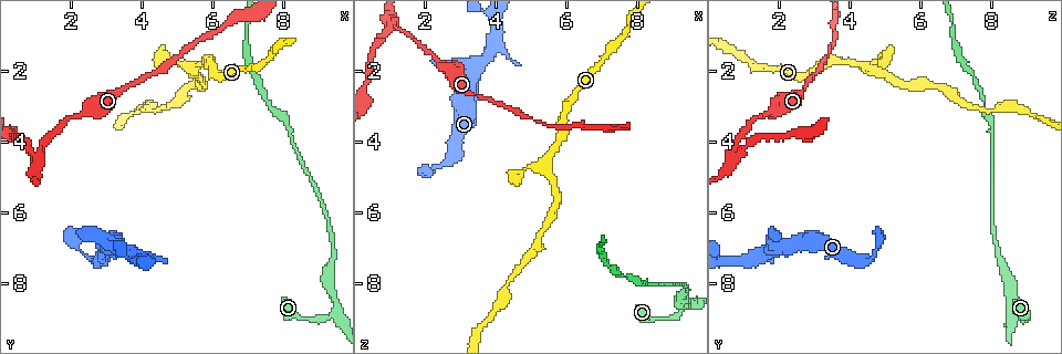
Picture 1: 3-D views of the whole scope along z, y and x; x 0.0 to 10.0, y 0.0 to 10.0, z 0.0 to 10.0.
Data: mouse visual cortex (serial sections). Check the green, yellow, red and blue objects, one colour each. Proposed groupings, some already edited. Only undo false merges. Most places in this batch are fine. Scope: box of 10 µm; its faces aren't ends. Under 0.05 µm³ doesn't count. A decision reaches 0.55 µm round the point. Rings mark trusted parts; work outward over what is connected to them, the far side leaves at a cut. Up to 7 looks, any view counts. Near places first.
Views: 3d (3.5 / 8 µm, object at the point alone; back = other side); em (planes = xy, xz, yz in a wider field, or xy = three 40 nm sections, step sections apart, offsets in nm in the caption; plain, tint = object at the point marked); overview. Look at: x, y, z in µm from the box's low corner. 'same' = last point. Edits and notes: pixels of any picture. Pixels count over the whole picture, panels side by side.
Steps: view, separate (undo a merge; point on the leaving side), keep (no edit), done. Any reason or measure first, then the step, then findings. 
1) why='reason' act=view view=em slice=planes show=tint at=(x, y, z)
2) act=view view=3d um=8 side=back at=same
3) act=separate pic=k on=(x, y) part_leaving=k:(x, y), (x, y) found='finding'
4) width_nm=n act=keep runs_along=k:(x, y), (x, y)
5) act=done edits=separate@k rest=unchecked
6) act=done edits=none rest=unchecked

why='thick turns thin' act=view view=3d um=3.5 at=(2.80, 7.35, 4.50)

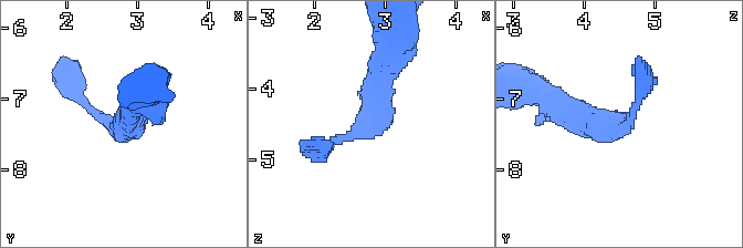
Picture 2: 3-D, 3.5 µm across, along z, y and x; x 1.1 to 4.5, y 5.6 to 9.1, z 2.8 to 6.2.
why='need the tissue' act=view view=em slice=xy step=3 show=tint at=(2.80, 7.40, 4.50)

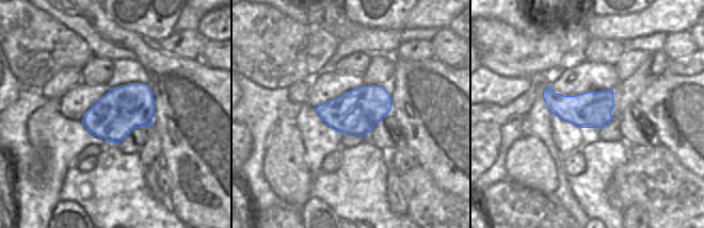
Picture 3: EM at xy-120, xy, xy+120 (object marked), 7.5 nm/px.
act=keep runs_along=2:(391, 53), (375, 121), (317, 150) found='continuous, no second cell'

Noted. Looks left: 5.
why='thick turns thin' act=view view=3d um=3.5 at=(4.05, 7.35, 0.65)

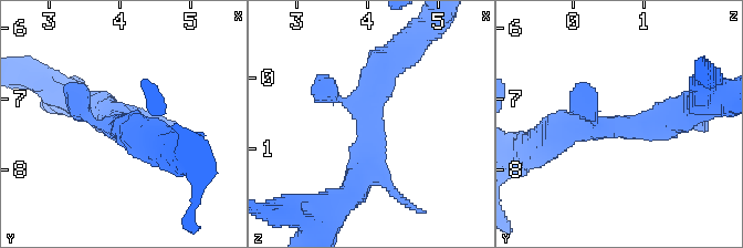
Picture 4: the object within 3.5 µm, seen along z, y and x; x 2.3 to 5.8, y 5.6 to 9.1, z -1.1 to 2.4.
arms=3 arm_widths_nm=200,400,400 why='now the EM' act=view view=em slice=xy step=2 show=tint at=(4.00, 7.35, 0.65)

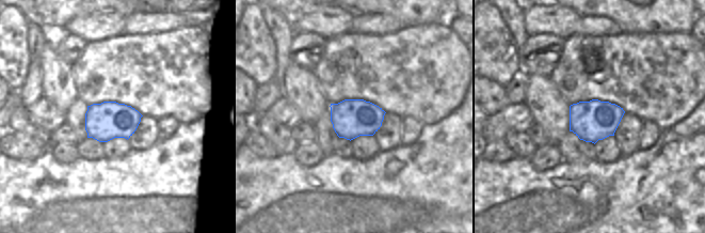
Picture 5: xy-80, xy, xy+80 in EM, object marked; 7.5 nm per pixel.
act=keep runs_along=4:(351, 193), (368, 124), (324, 88) found='all the same cell'

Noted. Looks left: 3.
why='three arms meet' act=view view=3d um=8 at=(1.10, 4.35, 0.70)

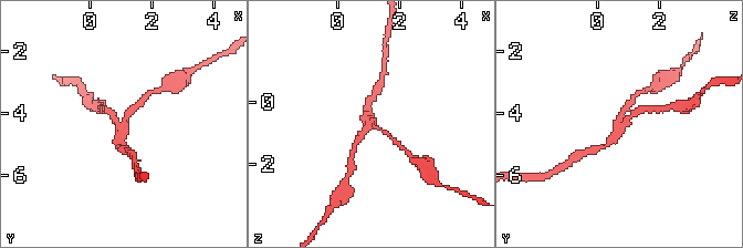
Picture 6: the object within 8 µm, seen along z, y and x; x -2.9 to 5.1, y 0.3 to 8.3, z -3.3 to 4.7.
act=view view=3d um=3.5 at=same

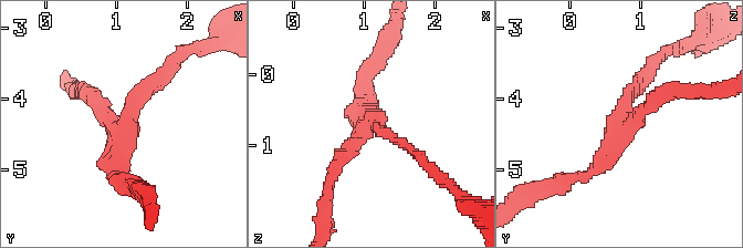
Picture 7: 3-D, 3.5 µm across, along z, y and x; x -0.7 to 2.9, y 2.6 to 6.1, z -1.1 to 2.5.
arms=3 arm_widths_nm=200,200,250 act=view view=em slice=xy step=2 show=tint at=(1.10, 4.30, 0.70)

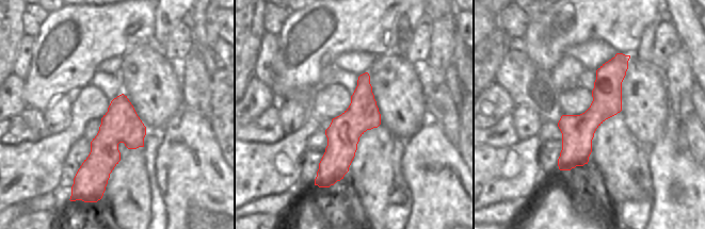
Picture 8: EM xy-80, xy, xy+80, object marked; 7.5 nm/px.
act=keep runs_along=8:(626, 58), (562, 167) found='all the same cell'

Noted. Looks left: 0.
act=done edits=none rest=unchecked

